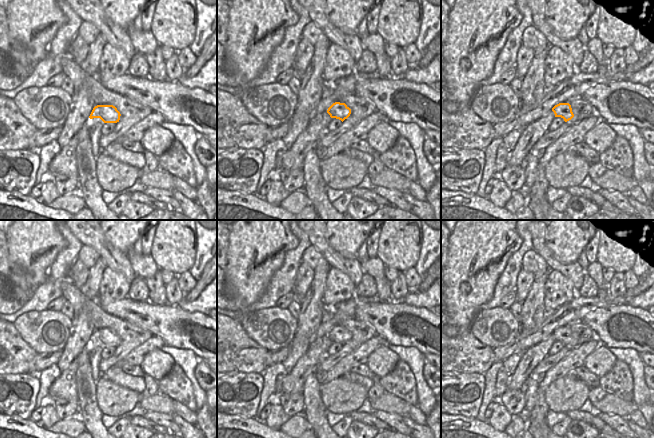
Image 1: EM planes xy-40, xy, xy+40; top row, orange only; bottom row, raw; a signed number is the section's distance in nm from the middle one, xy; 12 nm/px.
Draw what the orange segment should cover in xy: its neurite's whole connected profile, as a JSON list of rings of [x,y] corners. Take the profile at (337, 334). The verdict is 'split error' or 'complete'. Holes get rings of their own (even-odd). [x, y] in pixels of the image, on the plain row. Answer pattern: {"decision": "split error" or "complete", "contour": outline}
{"decision": "split error", "contour": [[[354,319],[342,322],[341,325],[333,327],[327,334],[331,342],[336,342],[342,346],[352,339],[353,336],[357,338],[357,344],[375,337],[377,334],[373,328],[365,323],[361,323]]]}

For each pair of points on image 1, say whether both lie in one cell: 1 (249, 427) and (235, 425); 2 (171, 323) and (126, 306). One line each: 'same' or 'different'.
1: same
2: same

